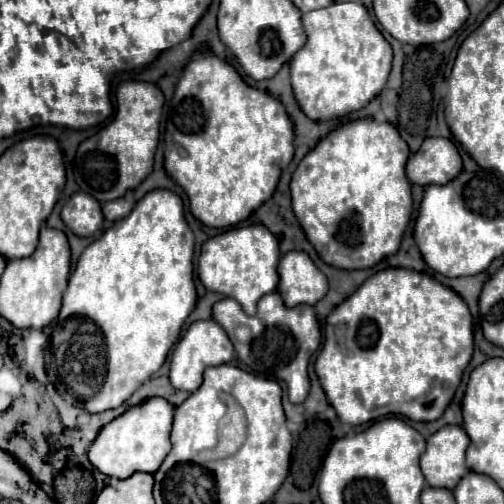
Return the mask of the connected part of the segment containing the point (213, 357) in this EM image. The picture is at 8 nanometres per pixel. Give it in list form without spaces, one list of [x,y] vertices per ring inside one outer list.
[[[213,318],[193,322],[189,326],[189,330],[183,334],[183,338],[177,342],[175,350],[173,350],[171,370],[169,370],[171,384],[177,390],[195,392],[201,386],[201,382],[203,382],[203,370],[207,366],[219,366],[219,364],[229,362],[231,358],[233,358],[233,344],[231,344],[229,336],[225,334],[225,330]]]

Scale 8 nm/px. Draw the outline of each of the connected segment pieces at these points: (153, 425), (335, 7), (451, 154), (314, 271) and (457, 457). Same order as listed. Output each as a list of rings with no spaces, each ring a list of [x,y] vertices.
[[[159,396],[147,398],[145,402],[131,406],[121,416],[101,428],[95,442],[89,448],[89,462],[107,476],[129,478],[133,472],[153,474],[171,450],[169,432],[173,424],[173,406]]]
[[[343,2],[343,4],[331,4],[321,10],[313,10],[301,16],[307,42],[305,46],[291,58],[291,84],[295,98],[301,106],[301,110],[311,120],[331,120],[335,116],[343,116],[351,110],[363,108],[371,98],[375,98],[389,76],[393,52],[389,42],[383,38],[383,34],[373,24],[367,8],[361,2]]]
[[[425,138],[421,148],[407,160],[407,178],[413,184],[445,184],[449,180],[453,180],[463,168],[461,156],[457,152],[457,146],[449,140],[449,138]]]
[[[291,250],[279,260],[279,294],[285,306],[315,304],[327,294],[327,276],[315,266],[307,252]]]
[[[443,426],[427,438],[427,450],[421,454],[421,472],[429,486],[453,490],[467,474],[465,450],[469,436],[461,426]]]

